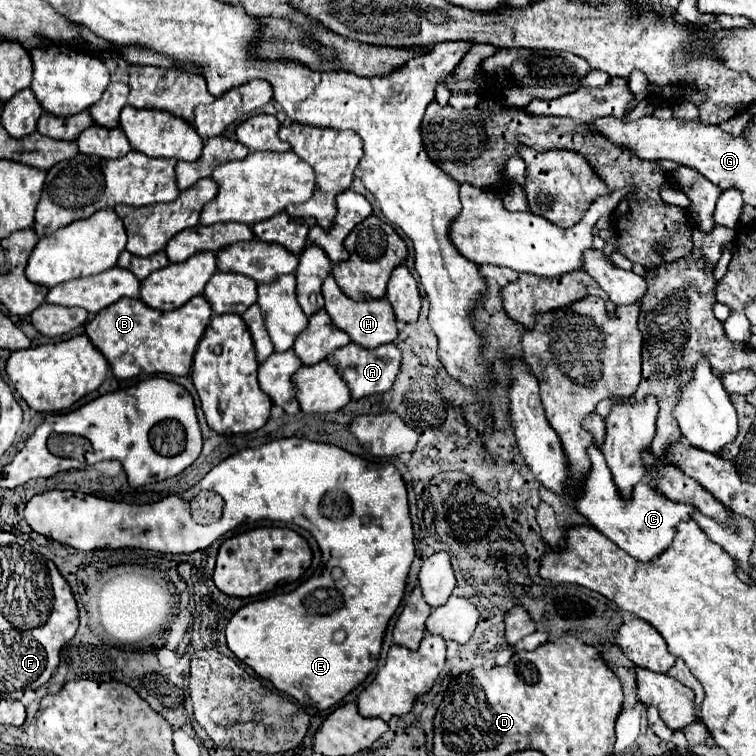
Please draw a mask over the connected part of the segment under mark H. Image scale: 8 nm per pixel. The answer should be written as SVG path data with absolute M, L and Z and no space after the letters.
M330 275L326 281L324 281L324 287L322 287L322 293L324 293L324 299L326 299L326 305L324 309L328 311L332 323L344 331L352 343L364 347L364 349L376 349L380 345L386 345L386 343L392 343L396 337L398 337L398 329L396 329L396 317L394 317L394 311L392 311L392 305L388 303L388 299L378 299L378 301L364 301L364 303L356 303L352 299L348 299L340 287L336 285L334 277Z

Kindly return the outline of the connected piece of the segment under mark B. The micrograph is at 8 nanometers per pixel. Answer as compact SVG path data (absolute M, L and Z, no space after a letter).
M198 295L184 307L174 311L156 311L142 299L120 299L112 307L96 313L86 323L86 333L98 351L106 357L118 379L132 379L142 375L188 375L192 369L196 347L210 323L212 309L208 301Z

